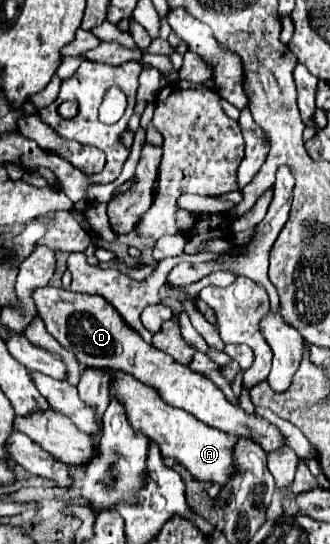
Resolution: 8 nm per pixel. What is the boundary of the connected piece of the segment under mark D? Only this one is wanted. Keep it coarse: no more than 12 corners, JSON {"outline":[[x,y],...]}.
{"outline":[[45,286],[47,332],[83,366],[129,372],[167,404],[265,452],[277,426],[145,344],[101,296]]}

